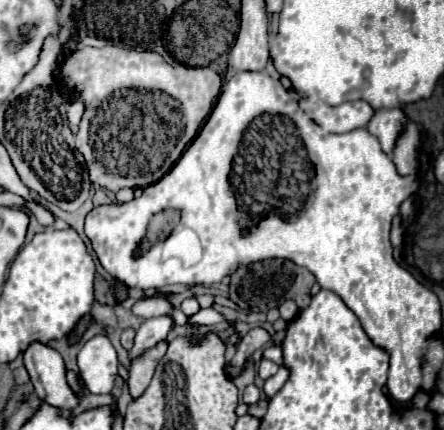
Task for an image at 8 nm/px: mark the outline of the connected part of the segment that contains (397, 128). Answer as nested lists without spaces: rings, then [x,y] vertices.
[[[380,109],[368,123],[368,131],[378,137],[380,147],[386,155],[392,155],[396,139],[404,133],[406,127],[406,113],[402,109]]]

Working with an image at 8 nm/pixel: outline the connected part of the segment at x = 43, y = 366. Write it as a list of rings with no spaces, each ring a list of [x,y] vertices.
[[[32,343],[32,347],[24,351],[24,365],[40,399],[52,403],[54,407],[76,407],[80,403],[80,399],[68,391],[68,383],[64,379],[66,365],[56,349],[42,343]]]

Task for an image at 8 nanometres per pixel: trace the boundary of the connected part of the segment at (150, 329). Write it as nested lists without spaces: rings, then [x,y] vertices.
[[[158,315],[150,317],[142,323],[142,327],[136,331],[136,341],[134,347],[128,351],[130,359],[134,361],[136,355],[142,355],[148,347],[154,347],[160,339],[166,339],[170,329],[174,327],[174,321],[170,315]]]

